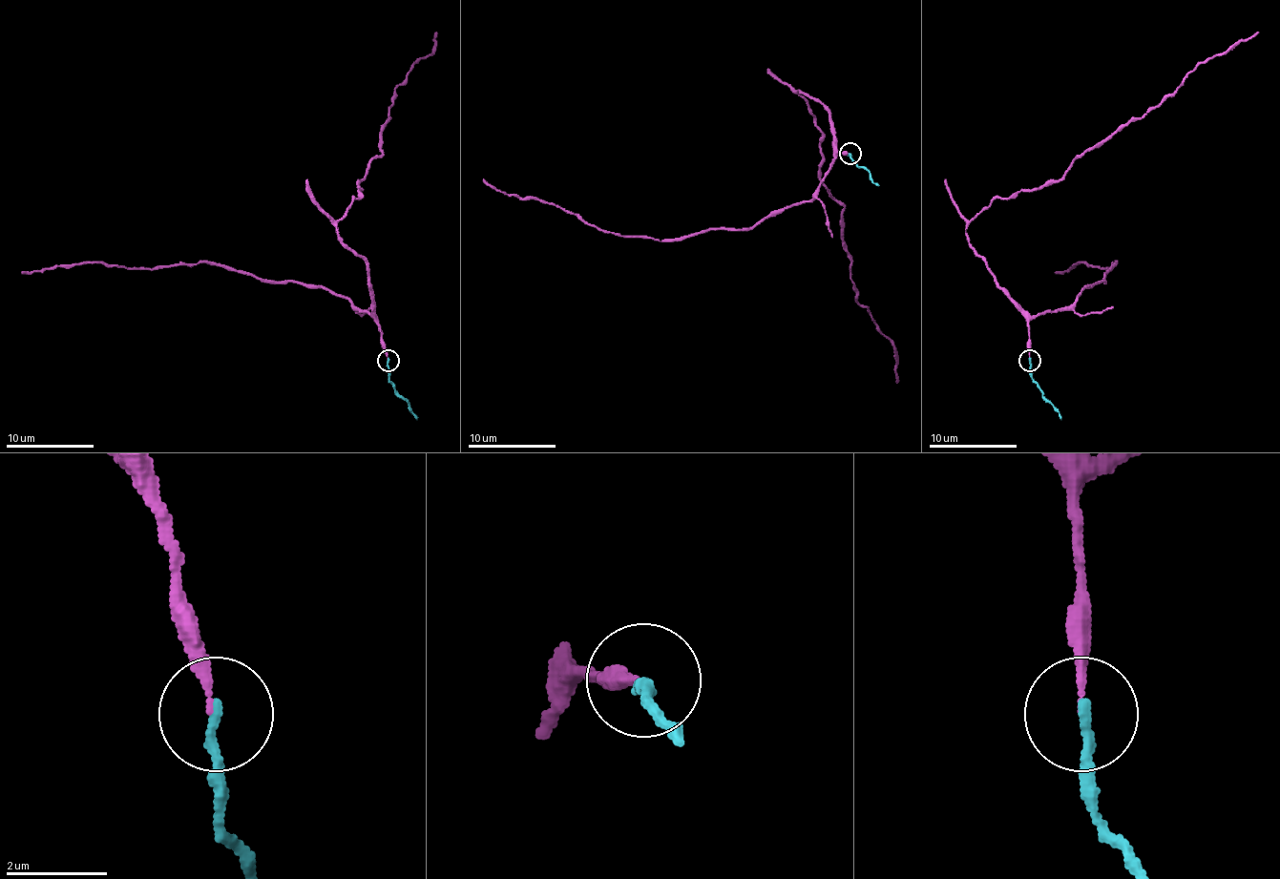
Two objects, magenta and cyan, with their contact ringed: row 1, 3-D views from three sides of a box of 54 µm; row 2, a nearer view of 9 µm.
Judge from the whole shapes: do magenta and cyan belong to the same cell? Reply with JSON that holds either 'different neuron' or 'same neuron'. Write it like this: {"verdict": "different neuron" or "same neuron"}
{"verdict": "different neuron"}

